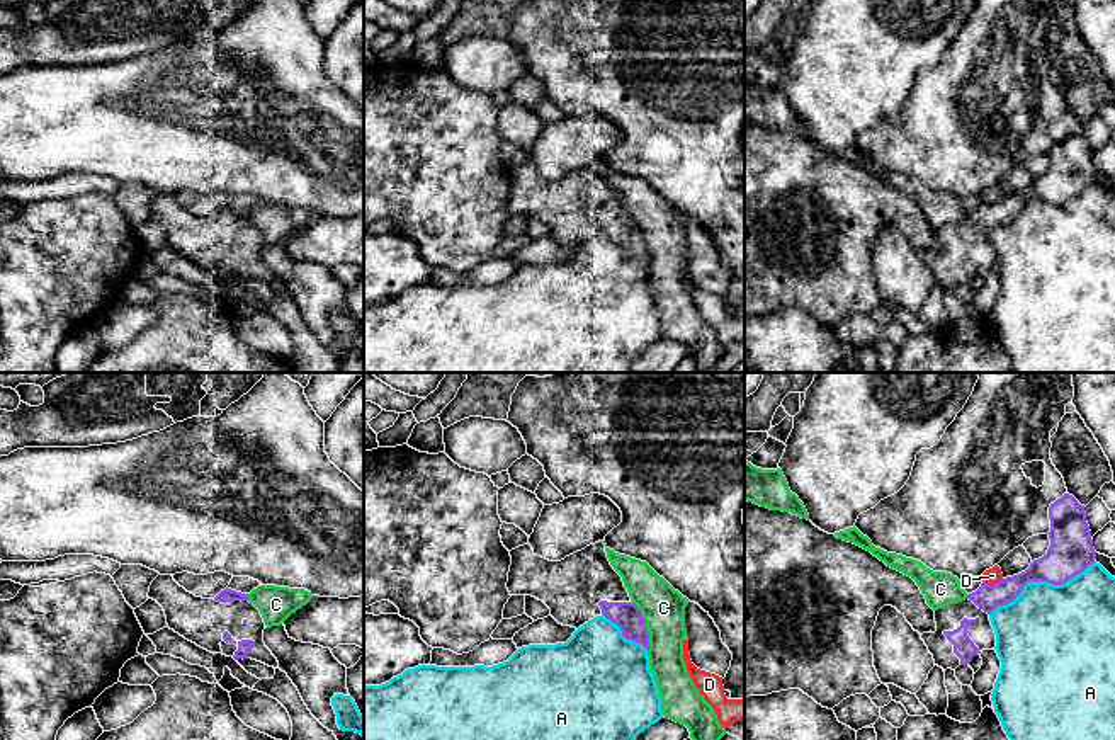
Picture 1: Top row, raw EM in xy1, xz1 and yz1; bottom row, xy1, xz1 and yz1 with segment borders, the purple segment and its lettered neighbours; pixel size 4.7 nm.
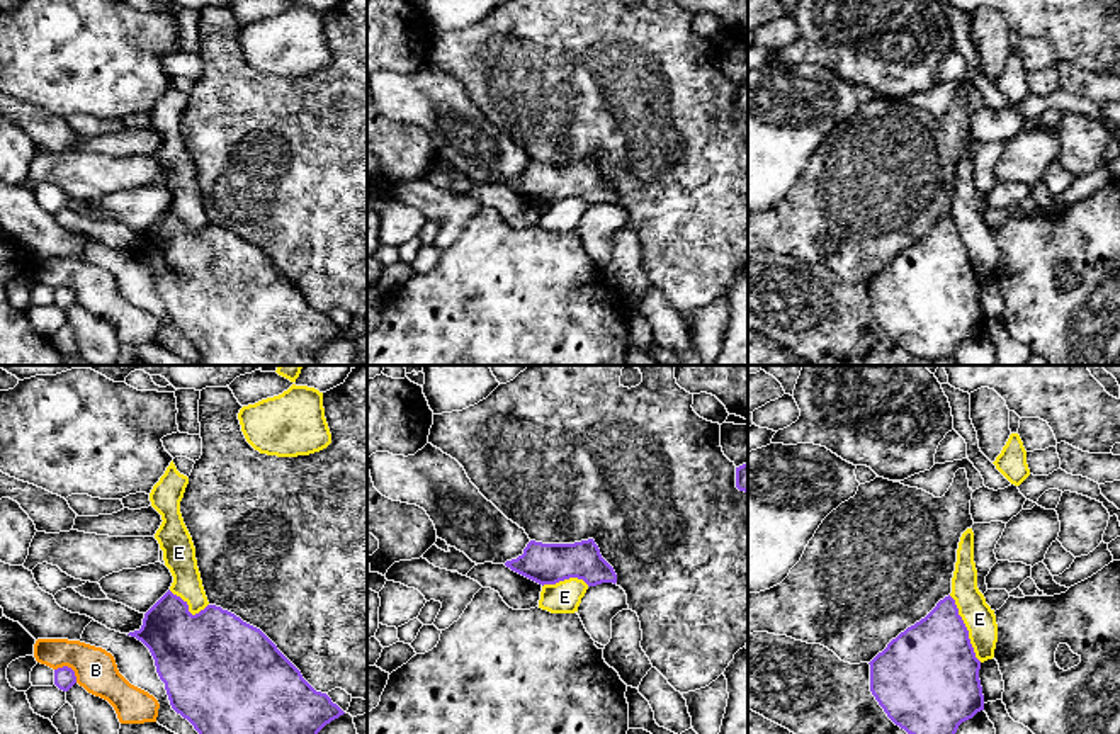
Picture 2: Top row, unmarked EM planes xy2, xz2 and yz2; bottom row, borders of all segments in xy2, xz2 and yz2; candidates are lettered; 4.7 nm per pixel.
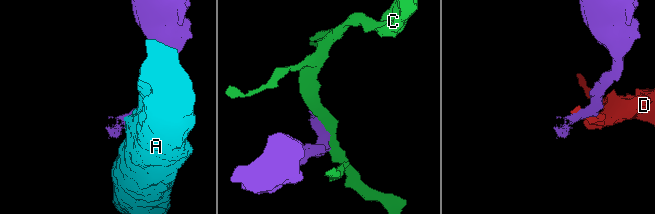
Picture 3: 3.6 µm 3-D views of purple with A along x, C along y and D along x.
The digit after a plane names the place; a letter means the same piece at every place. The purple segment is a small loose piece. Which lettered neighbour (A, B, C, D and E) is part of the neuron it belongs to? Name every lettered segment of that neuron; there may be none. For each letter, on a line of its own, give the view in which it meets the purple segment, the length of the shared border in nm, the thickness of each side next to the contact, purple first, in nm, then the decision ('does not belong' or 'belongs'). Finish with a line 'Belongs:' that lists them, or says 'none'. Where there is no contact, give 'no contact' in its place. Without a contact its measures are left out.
A: meets purple in yz1; contact 550 nm long; 220 nm thick on the purple side, 440 nm on the other; does not belong
B: meets purple in xy2; contact 130 nm long; 100 nm thick on the purple side, 200 nm on the other; does not belong
C: meets purple in xz1; contact 260 nm long; 140 nm thick on the purple side, 200 nm on the other; does not belong
D: meets purple in yz1; contact 110 nm long; 120 nm thick on the purple side, 80 nm on the other; does not belong
E: meets purple in yz2; contact 360 nm long; 440 nm thick on the purple side, 150 nm on the other; does not belong
Belongs: none

